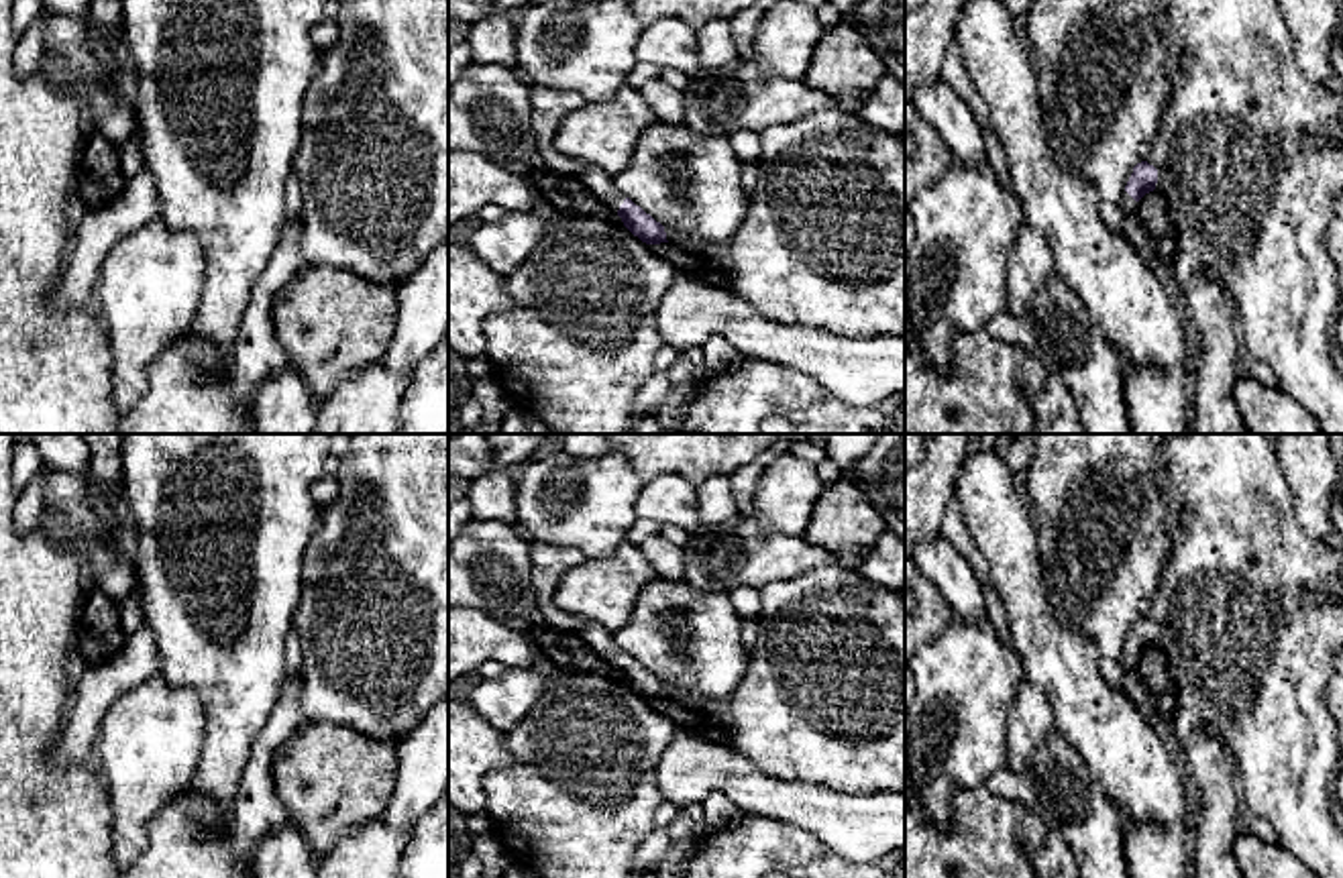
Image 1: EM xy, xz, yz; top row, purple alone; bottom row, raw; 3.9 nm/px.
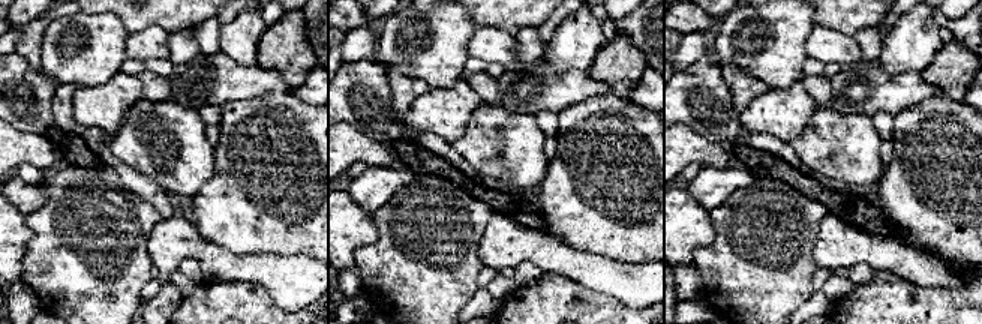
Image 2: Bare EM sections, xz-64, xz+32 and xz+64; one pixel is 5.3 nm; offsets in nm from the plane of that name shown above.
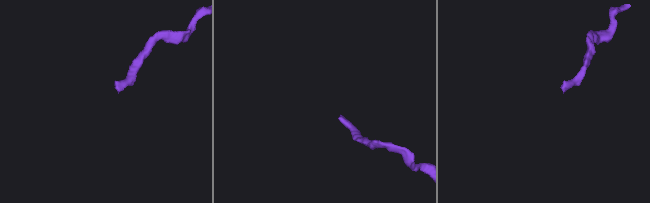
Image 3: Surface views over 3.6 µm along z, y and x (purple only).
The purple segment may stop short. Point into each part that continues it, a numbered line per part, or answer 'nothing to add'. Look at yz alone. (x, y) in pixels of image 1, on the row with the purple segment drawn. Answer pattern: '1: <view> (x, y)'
1: yz (1134, 231)

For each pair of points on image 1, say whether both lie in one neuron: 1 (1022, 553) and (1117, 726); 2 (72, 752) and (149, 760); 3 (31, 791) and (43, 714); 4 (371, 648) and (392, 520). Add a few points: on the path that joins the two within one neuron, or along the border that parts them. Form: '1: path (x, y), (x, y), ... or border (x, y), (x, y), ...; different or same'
1: path (1026, 597), (1036, 632), (1066, 669), (1075, 687); same
2: border (106, 707), (100, 720), (94, 760); different
3: path (31, 773), (31, 732); same
4: path (392, 616), (392, 553); same

